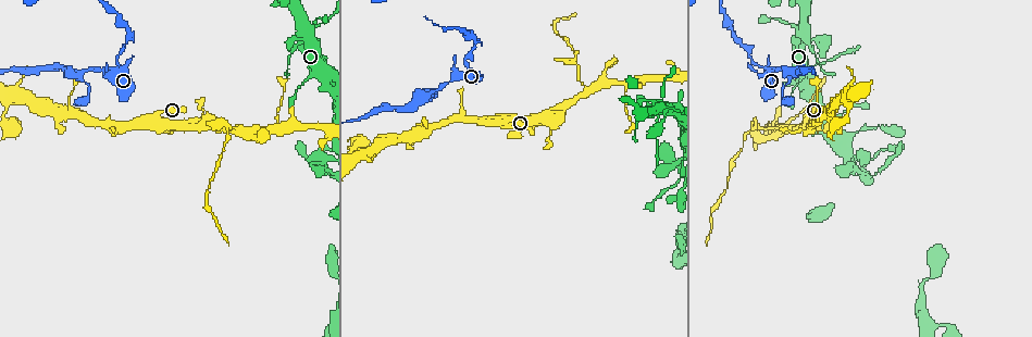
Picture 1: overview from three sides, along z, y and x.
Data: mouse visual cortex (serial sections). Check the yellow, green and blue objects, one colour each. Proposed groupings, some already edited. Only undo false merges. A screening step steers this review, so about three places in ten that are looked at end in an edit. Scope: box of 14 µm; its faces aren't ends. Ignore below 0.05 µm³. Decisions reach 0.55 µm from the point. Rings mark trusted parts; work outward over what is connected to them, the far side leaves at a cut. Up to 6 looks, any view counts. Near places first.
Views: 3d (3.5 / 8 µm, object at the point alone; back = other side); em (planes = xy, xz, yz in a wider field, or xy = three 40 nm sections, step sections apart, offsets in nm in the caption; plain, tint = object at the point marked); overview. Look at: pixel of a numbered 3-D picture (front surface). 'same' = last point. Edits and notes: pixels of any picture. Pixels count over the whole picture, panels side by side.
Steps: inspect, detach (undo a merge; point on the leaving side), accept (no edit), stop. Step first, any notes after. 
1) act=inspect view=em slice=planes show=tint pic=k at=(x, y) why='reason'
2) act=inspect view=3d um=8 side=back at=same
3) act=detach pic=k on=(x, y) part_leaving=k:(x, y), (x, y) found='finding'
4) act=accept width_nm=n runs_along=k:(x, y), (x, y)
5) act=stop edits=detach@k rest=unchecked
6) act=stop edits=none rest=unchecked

act=inspect view=3d um=8 pic=1 at=(804, 27) why='four or more arms meet'

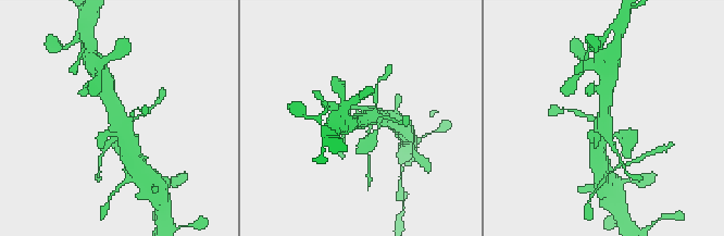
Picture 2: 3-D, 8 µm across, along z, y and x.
act=inspect view=3d um=3.5 side=back pic=2 at=(123, 119) why='closer look'

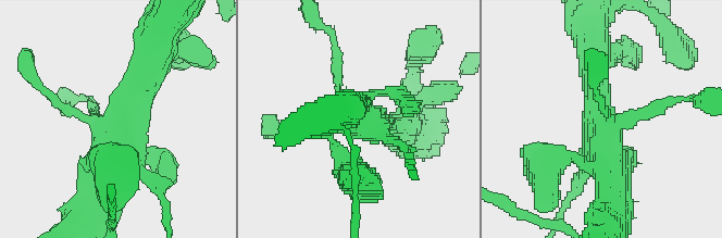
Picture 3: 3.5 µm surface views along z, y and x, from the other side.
act=inspect view=em slice=xy step=5 show=tint pic=3 at=(602, 127) why='need the tissue'

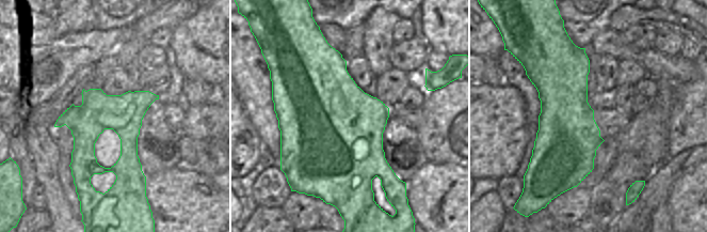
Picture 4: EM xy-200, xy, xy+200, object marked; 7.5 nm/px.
act=accept runs_along=4:(84, 93), (128, 136), (121, 183) found='continuous, no second cell'

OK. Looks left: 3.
act=inspect view=3d um=3.5 pic=1 at=(623, 83) why='two arms in line, one across'

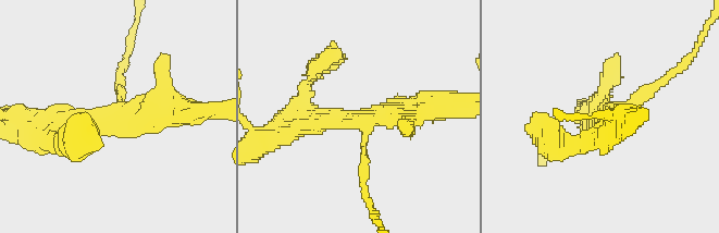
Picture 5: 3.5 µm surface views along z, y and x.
act=inspect view=em slice=xy step=5 show=tint pic=5 at=(361, 121)

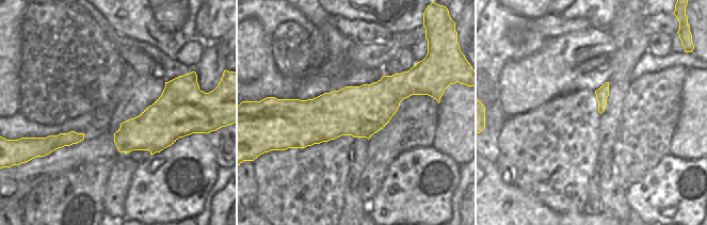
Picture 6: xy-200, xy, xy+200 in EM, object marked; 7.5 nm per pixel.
act=accept runs_along=5:(288, 133), (312, 122), (429, 108) found='all the same cell'

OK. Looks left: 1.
act=stop edits=none rest=unchecked

